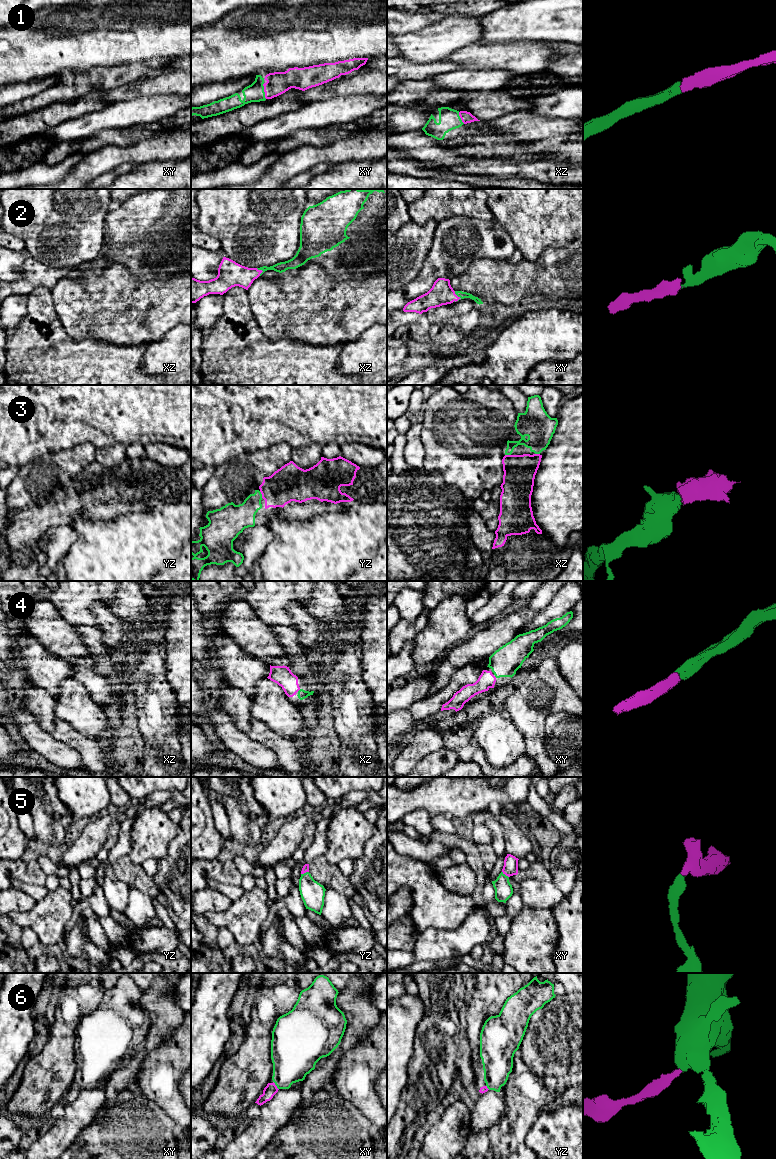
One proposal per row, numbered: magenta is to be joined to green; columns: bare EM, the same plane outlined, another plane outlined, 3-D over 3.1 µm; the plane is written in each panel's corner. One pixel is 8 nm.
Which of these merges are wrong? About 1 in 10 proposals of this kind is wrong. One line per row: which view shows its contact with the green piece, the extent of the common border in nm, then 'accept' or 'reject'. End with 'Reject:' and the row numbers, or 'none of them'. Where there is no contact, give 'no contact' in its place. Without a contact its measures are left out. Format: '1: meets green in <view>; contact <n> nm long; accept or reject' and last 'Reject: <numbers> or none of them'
1: meets green in xy; contact 130 nm long; accept
2: meets green in xy; contact 90 nm long; accept
3: meets green in yz; contact 60 nm long; accept
4: meets green in xz; contact 40 nm long; accept
5: meets green in xy; contact 80 nm long; accept
6: meets green in xy; contact 80 nm long; accept
Reject: none of them

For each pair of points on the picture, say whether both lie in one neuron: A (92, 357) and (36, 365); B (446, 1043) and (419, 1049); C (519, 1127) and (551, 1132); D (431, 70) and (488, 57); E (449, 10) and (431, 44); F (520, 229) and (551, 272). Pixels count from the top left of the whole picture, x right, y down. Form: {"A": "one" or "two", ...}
{"A": "one", "B": "one", "C": "two", "D": "two", "E": "two", "F": "two"}

